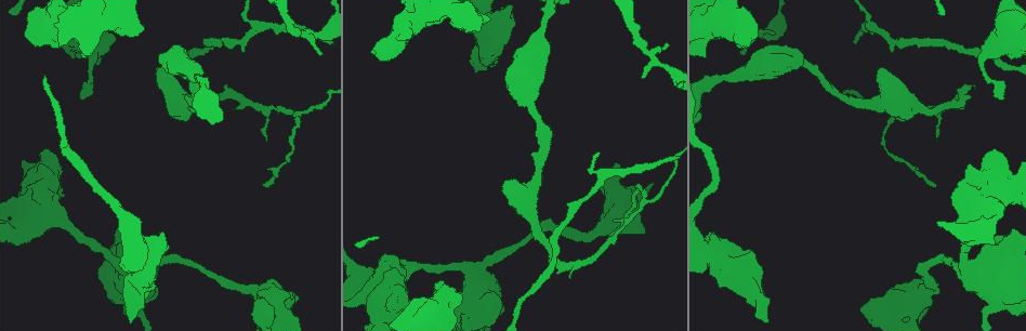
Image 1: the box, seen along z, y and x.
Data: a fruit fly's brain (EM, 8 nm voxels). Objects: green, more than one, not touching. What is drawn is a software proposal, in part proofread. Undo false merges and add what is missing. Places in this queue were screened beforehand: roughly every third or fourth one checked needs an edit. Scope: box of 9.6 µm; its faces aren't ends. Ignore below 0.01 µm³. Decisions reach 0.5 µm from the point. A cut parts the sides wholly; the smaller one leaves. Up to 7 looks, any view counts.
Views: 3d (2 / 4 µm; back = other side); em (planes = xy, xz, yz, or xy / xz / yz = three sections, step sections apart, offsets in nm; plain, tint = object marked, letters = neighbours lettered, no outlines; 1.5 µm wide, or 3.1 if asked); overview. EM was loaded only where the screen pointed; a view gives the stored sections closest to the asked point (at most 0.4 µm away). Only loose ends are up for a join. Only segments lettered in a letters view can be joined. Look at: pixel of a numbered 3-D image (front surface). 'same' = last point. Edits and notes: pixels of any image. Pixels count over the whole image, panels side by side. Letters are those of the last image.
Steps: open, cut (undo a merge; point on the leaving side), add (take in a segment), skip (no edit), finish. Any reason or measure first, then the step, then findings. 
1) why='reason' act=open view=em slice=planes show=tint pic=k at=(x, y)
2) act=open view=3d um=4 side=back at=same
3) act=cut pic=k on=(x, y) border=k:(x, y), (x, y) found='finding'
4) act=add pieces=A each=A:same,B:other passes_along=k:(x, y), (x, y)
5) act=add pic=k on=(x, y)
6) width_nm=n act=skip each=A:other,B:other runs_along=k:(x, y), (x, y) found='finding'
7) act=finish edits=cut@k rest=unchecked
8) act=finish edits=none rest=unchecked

act=open view=em slice=planes show=letters pic=1 at=(302, 32)

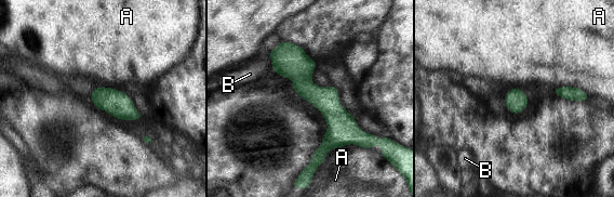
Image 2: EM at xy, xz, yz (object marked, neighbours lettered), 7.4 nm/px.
width_nm=160 act=skip each=A:other,B:other border=2:(552, 88), (577, 87), (589, 95) found='continuous, no second neuron'

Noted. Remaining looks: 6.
why='stops while still wide' act=open view=3d um=2 pic=1 at=(743, 48)

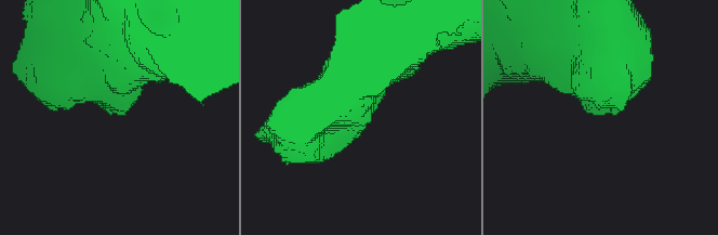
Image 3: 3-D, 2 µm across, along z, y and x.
why='shape alone is not enough' act=open view=em slice=planes show=tint pic=3 at=(604, 111)

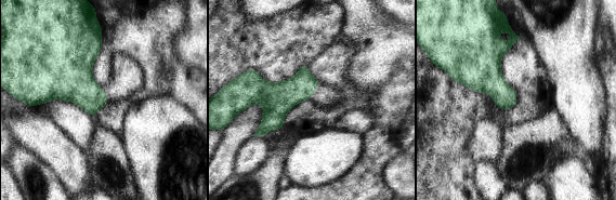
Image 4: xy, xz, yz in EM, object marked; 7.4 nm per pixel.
why='what lies round it' act=open view=em slice=planes show=letters at=same

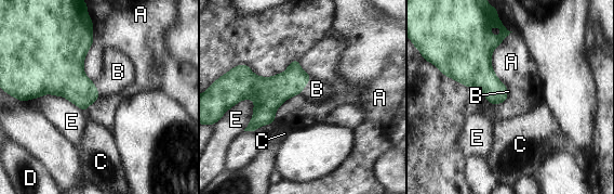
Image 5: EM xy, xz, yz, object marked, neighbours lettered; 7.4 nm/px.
act=add pieces=B each=A:other,B:same,C:other,D:other,E:other passes_along=5:(274, 91), (306, 85), (317, 89) found='it goes on there'

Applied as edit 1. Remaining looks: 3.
why='free end' act=open view=em slice=xy step=8 show=plain pic=1 at=(1002, 97)

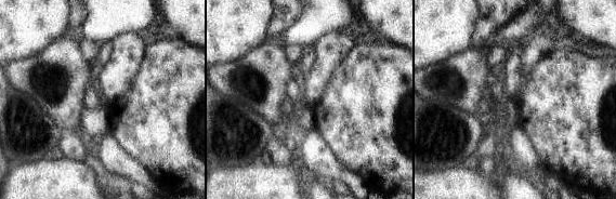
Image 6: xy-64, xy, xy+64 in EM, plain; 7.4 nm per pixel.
act=open view=em slice=xy step=8 show=letters at=same

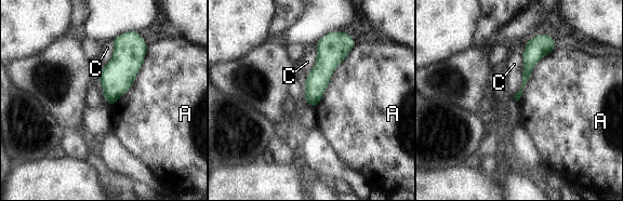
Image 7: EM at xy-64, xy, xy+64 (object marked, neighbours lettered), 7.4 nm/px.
longest_contact=A:550nm act=skip each=A:other,C:other found='none of them fits'

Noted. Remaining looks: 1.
act=finish edits=add@5 rest=unchecked

